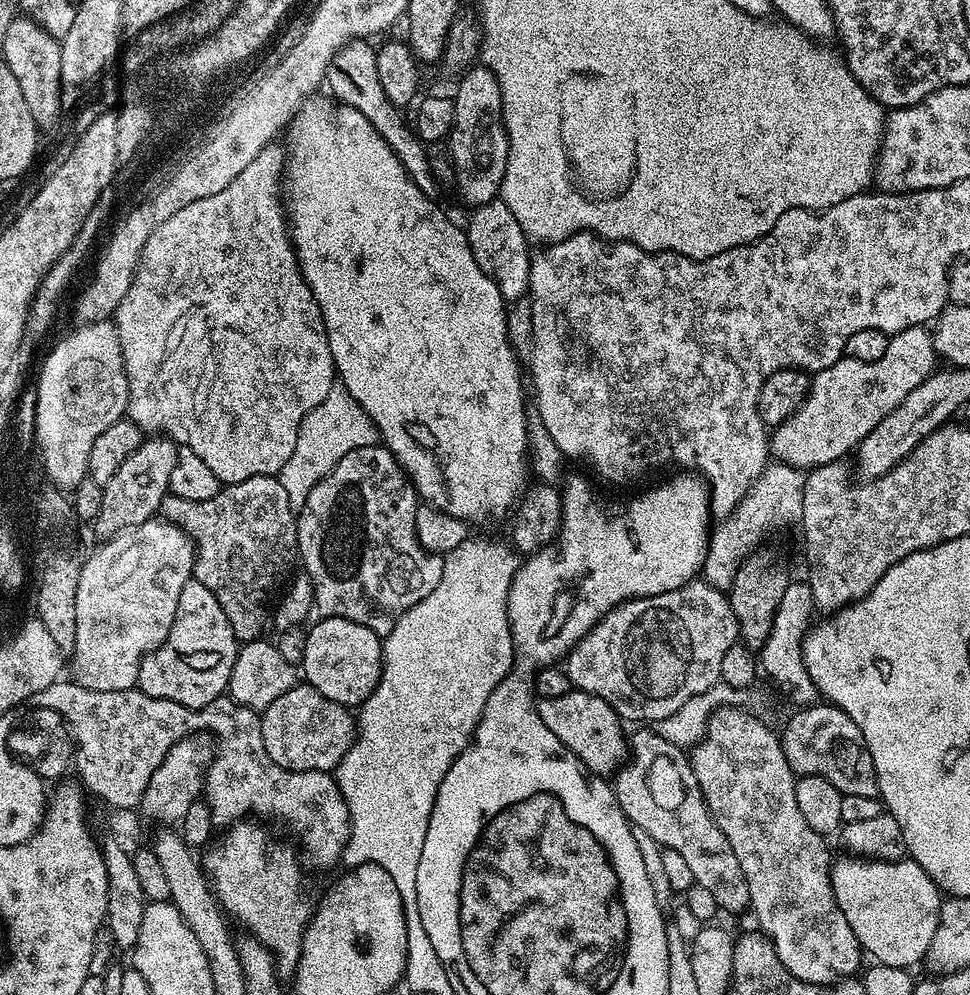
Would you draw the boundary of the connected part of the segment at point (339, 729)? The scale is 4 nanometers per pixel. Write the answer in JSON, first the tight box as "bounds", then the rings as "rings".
{"bounds":[260,682,357,772],"rings":[[[297,682],[286,694],[270,702],[260,716],[266,754],[291,772],[332,772],[356,740],[357,721],[347,707],[330,702],[307,682]]]}

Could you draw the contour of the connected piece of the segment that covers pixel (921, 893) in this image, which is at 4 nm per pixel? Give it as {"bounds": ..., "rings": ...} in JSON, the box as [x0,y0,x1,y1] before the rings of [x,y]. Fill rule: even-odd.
{"bounds":[832,854,942,970],"rings":[[[844,854],[841,860],[839,857],[832,861],[832,889],[834,890],[834,898],[846,918],[846,922],[850,922],[850,930],[854,930],[854,938],[858,938],[861,949],[863,949],[867,955],[869,952],[874,958],[872,960],[875,961],[877,965],[912,970],[919,960],[921,963],[921,961],[927,957],[930,942],[934,940],[934,930],[938,930],[942,893],[940,887],[930,878],[930,874],[926,874],[926,870],[922,870],[922,866],[918,866],[918,862],[914,862],[910,858],[902,860],[865,860],[863,856]]]}

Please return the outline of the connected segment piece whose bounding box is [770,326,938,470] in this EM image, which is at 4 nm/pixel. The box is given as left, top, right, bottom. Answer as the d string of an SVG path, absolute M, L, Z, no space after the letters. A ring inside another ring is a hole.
M924 326L907 328L895 333L889 339L886 354L882 354L878 362L858 362L854 358L844 356L838 362L834 362L834 366L826 366L821 372L815 373L811 377L808 393L802 406L798 406L798 410L794 410L794 414L790 414L786 422L771 429L771 455L781 463L801 470L821 468L823 464L843 461L848 451L849 455L860 440L866 438L891 411L898 407L902 400L914 390L914 386L922 386L922 382L926 382L926 378L937 371L937 368L938 357L934 350L932 334Z

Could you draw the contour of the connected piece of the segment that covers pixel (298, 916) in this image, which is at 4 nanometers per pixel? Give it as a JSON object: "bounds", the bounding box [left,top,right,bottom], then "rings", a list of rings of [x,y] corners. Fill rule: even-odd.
{"bounds":[202,818,314,978],"rings":[[[245,818],[231,825],[225,831],[228,833],[203,853],[202,867],[221,909],[229,917],[232,915],[251,939],[271,952],[277,973],[288,978],[300,961],[300,943],[314,904],[308,901],[304,889],[304,872],[300,869],[297,849],[279,844],[266,829],[255,828],[251,823],[251,819]]]}

